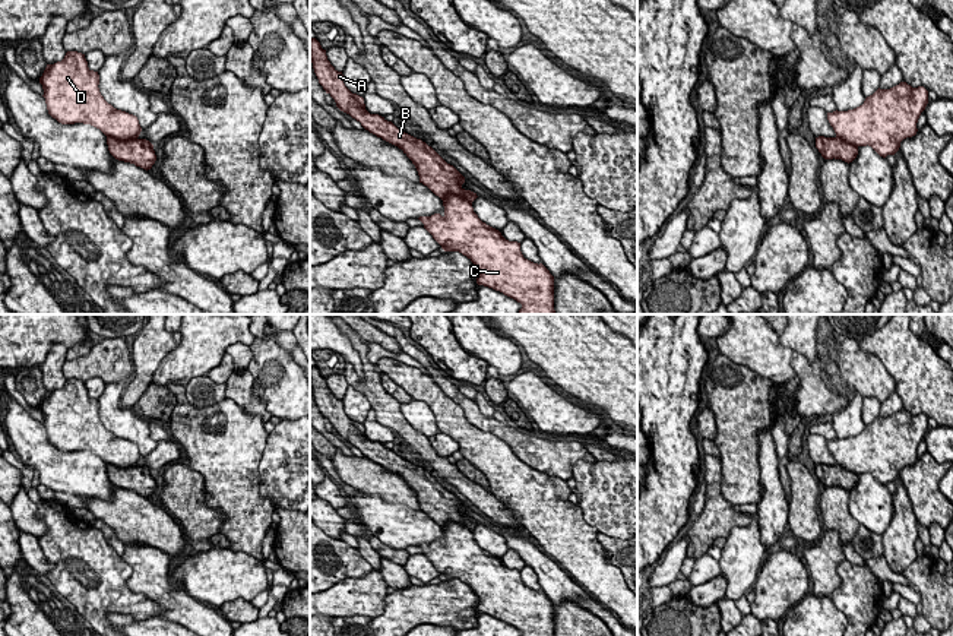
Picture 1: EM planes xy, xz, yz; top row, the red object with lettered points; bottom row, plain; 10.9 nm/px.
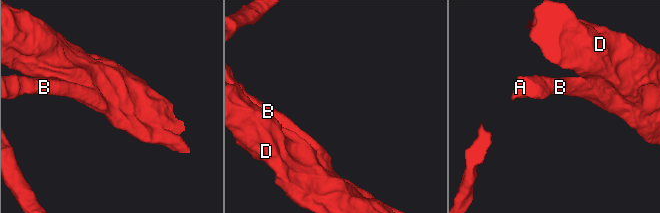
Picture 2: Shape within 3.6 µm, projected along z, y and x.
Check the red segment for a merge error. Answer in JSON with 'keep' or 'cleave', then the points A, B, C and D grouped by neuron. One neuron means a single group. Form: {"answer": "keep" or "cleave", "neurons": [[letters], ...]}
{"answer": "keep", "neurons": [["A", "B", "C", "D"]]}

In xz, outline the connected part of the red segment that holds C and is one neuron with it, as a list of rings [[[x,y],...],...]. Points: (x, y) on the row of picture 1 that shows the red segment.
[[[316,38],[310,39],[310,61],[319,83],[329,94],[336,107],[361,123],[370,133],[398,146],[415,165],[419,183],[427,186],[443,200],[444,215],[419,216],[424,228],[441,246],[444,251],[459,251],[466,256],[478,269],[476,284],[493,288],[522,304],[517,314],[555,314],[554,310],[554,276],[542,263],[534,263],[523,257],[520,243],[506,240],[501,232],[482,222],[474,212],[472,202],[476,193],[465,190],[462,184],[465,177],[450,164],[447,164],[431,146],[403,130],[398,129],[379,114],[370,114],[365,110],[364,98],[352,94],[343,83],[342,72],[338,72],[327,60],[326,50]]]

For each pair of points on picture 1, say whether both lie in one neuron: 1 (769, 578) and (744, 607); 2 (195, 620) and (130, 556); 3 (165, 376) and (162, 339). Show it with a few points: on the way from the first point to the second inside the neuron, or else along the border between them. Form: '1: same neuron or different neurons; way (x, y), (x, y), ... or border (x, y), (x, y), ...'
1: different neurons; border (750, 604), (752, 613)
2: same neuron; way (179, 604), (146, 572)
3: different neurons; border (179, 331), (179, 344), (154, 375), (160, 386)

